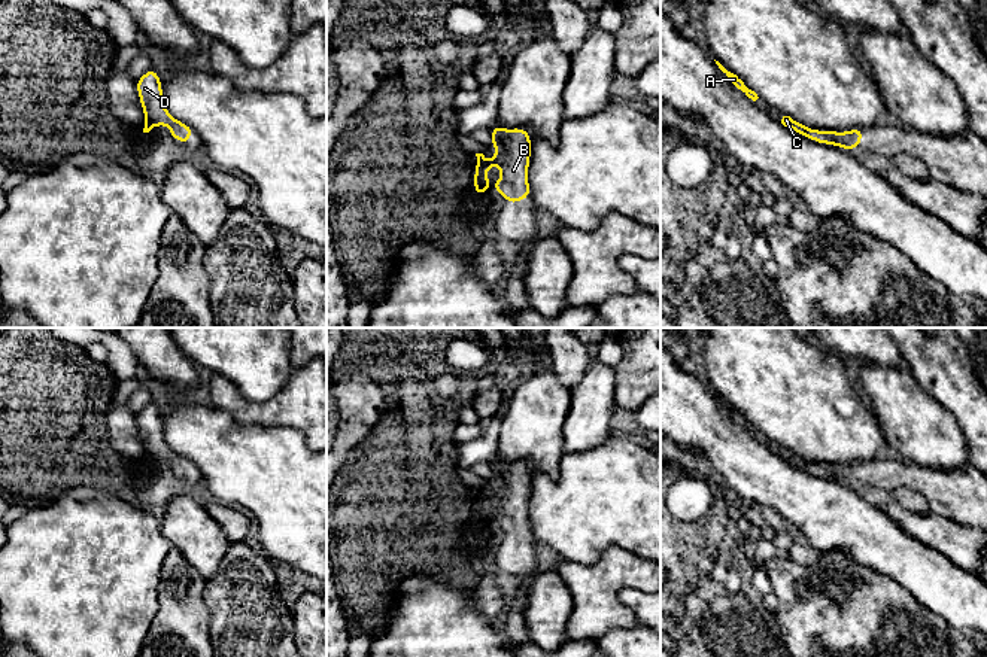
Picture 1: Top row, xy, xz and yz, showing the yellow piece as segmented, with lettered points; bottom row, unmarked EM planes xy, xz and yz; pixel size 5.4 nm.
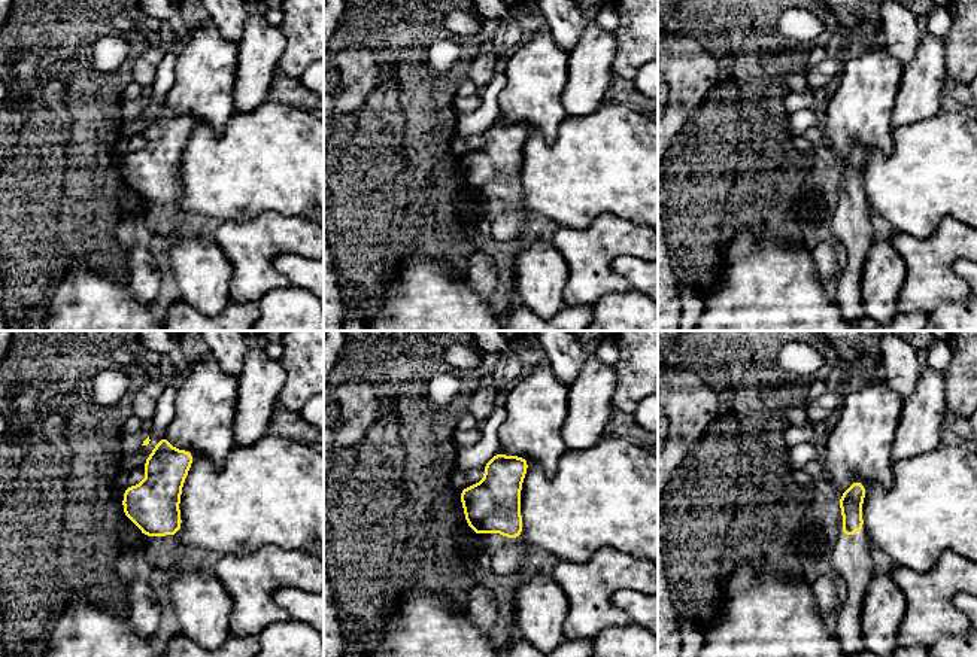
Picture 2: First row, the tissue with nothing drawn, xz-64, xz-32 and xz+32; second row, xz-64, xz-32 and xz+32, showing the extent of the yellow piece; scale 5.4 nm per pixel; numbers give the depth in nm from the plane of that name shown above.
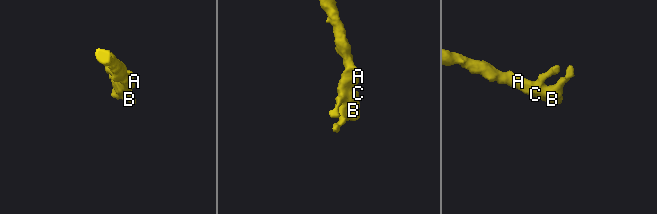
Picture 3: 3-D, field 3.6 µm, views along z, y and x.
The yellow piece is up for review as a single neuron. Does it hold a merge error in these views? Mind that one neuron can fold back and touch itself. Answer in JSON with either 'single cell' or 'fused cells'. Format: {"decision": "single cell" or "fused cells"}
{"decision": "single cell"}

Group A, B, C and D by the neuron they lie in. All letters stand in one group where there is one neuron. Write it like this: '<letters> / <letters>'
A B C D

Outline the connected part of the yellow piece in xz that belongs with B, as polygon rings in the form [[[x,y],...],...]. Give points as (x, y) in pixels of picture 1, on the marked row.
[[[498,125],[492,128],[492,146],[498,150],[488,161],[483,153],[476,153],[474,192],[483,197],[489,188],[486,170],[499,165],[501,179],[494,183],[507,203],[520,203],[531,197],[528,183],[528,167],[531,158],[531,136],[523,128],[504,130]]]

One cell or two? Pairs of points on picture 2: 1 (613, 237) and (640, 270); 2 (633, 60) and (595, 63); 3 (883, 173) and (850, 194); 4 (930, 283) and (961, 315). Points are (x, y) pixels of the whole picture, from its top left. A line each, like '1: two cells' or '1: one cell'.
1: two cells
2: two cells
3: two cells
4: two cells

